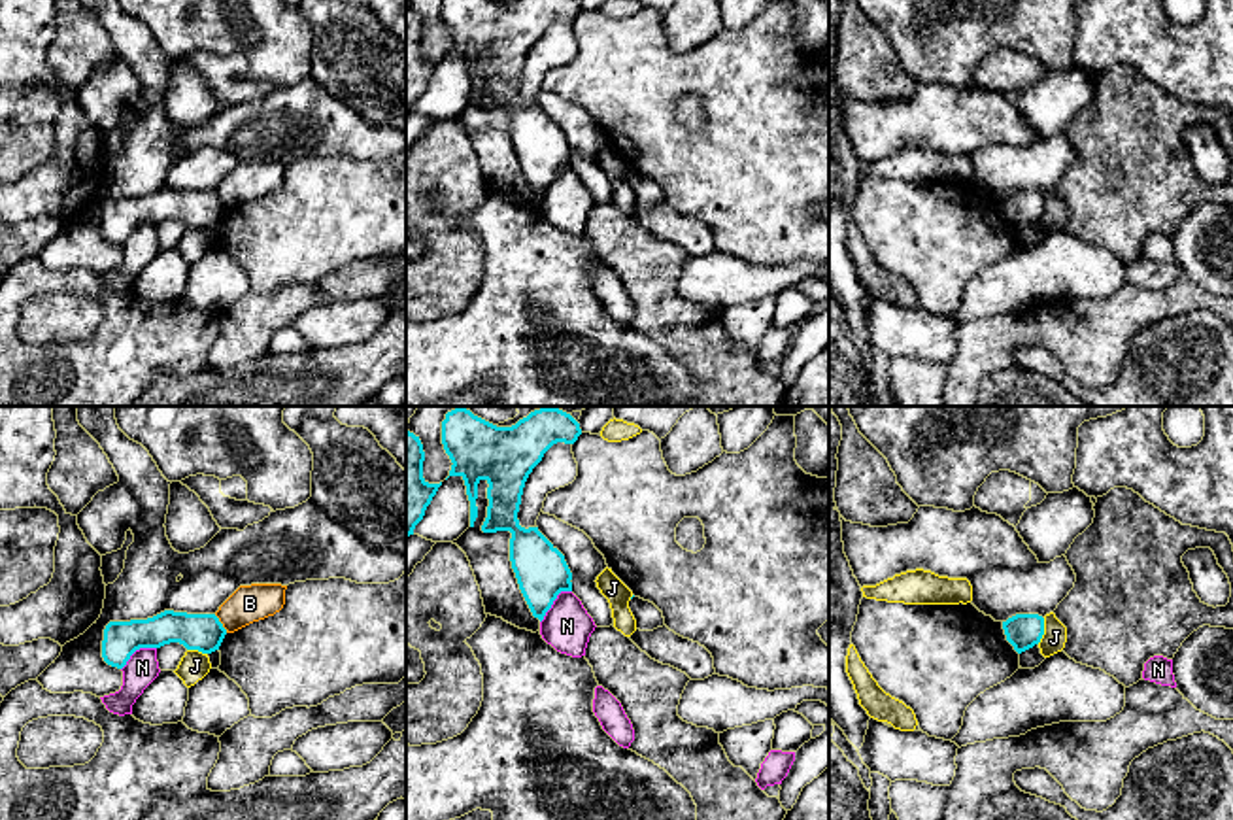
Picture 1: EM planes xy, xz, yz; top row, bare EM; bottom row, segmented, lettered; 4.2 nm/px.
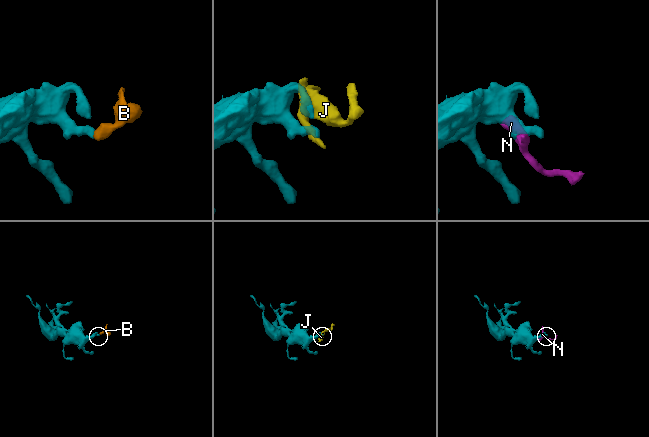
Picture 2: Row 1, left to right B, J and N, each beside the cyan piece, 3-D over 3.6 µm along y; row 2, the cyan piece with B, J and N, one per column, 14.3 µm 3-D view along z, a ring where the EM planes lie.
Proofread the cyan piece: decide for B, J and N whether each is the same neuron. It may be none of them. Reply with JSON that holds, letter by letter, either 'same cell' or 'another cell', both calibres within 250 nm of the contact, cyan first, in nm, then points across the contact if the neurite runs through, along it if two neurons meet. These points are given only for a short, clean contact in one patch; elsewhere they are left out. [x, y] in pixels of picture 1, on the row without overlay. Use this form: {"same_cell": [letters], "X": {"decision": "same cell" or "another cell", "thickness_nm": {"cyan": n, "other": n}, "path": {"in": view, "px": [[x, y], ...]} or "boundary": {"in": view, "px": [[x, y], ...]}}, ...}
{"same_cell": [], "B": {"decision": "another cell", "thickness_nm": {"cyan": 160, "other": 160}, "boundary": {"in": "xy", "px": [[214, 191], [227, 208]]}}, "J": {"decision": "another cell", "thickness_nm": {"cyan": 150, "other": 100}}, "N": {"decision": "another cell", "thickness_nm": {"cyan": 220, "other": 200}}}

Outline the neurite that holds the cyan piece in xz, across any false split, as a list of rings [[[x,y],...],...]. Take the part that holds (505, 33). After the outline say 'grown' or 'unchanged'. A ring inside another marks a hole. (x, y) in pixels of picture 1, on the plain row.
[[[442,0],[442,21],[453,40],[449,53],[461,53],[466,62],[470,104],[474,104],[478,94],[478,60],[485,57],[489,60],[489,83],[481,108],[512,110],[512,145],[532,193],[540,198],[561,168],[572,168],[572,149],[565,132],[538,108],[538,104],[525,106],[519,102],[517,89],[525,59],[532,45],[542,38],[544,30],[557,19],[574,21],[580,11],[580,0],[515,0],[512,4],[497,4],[493,0]]] | unchanged

